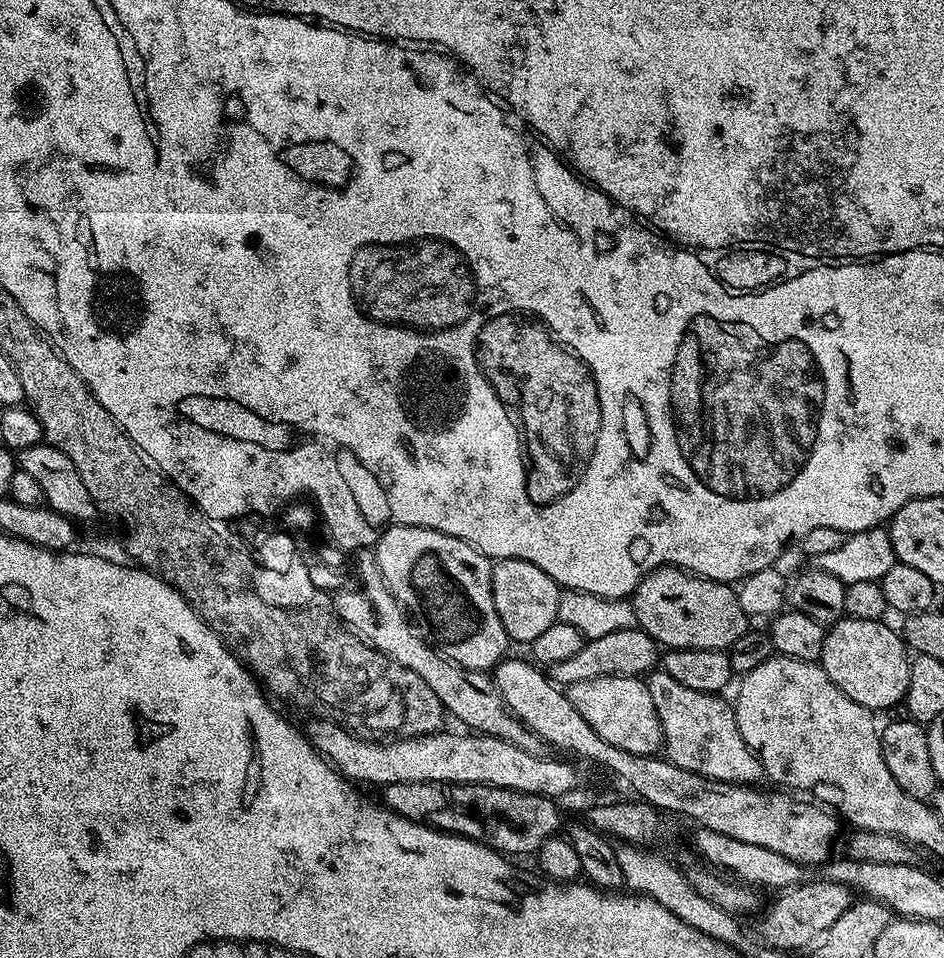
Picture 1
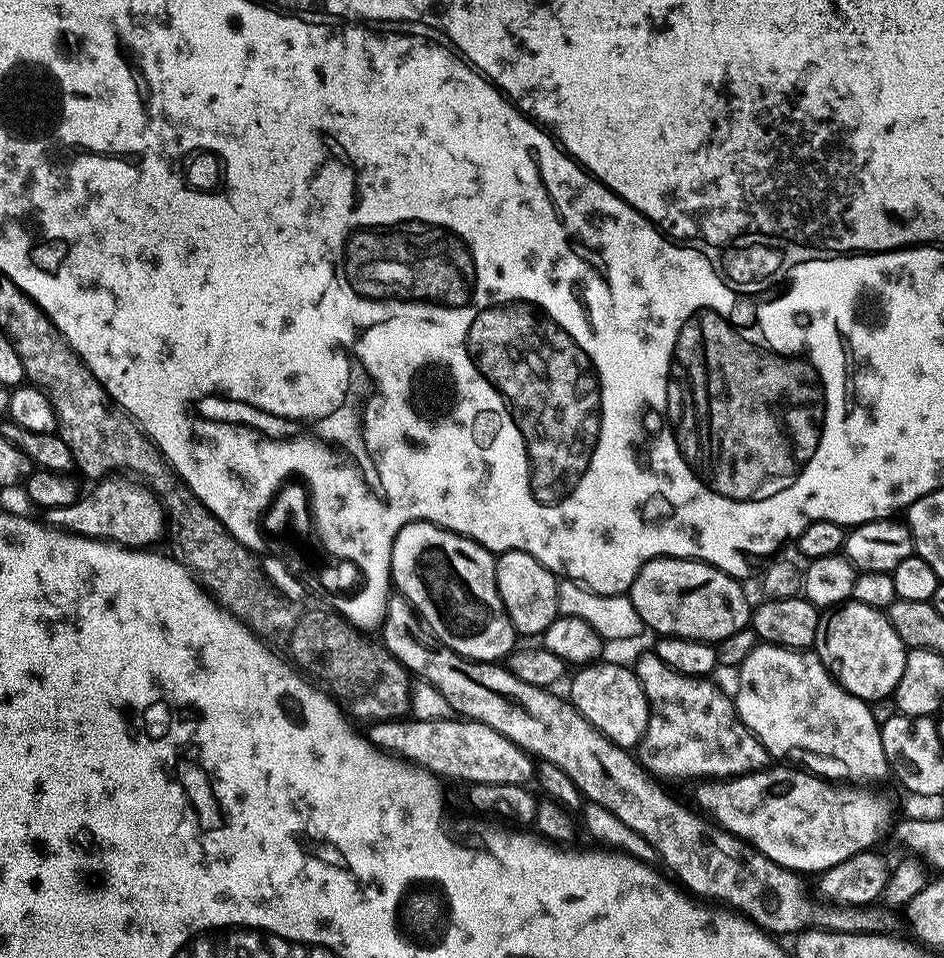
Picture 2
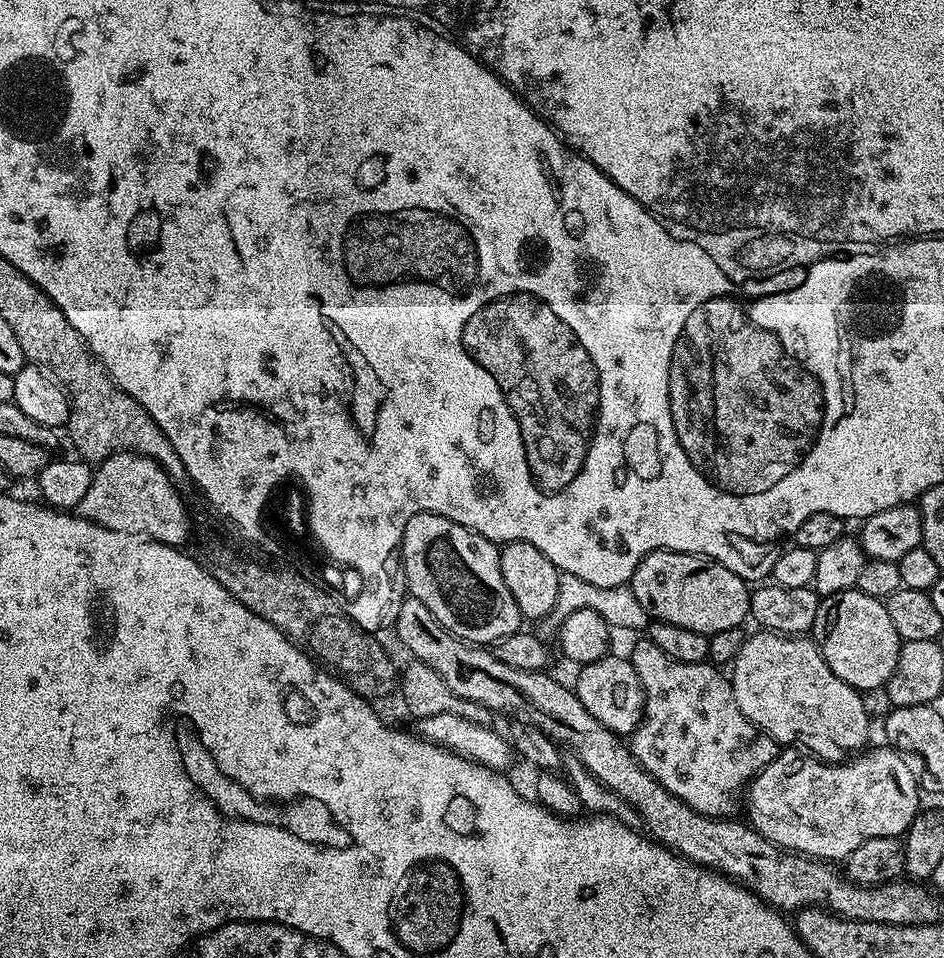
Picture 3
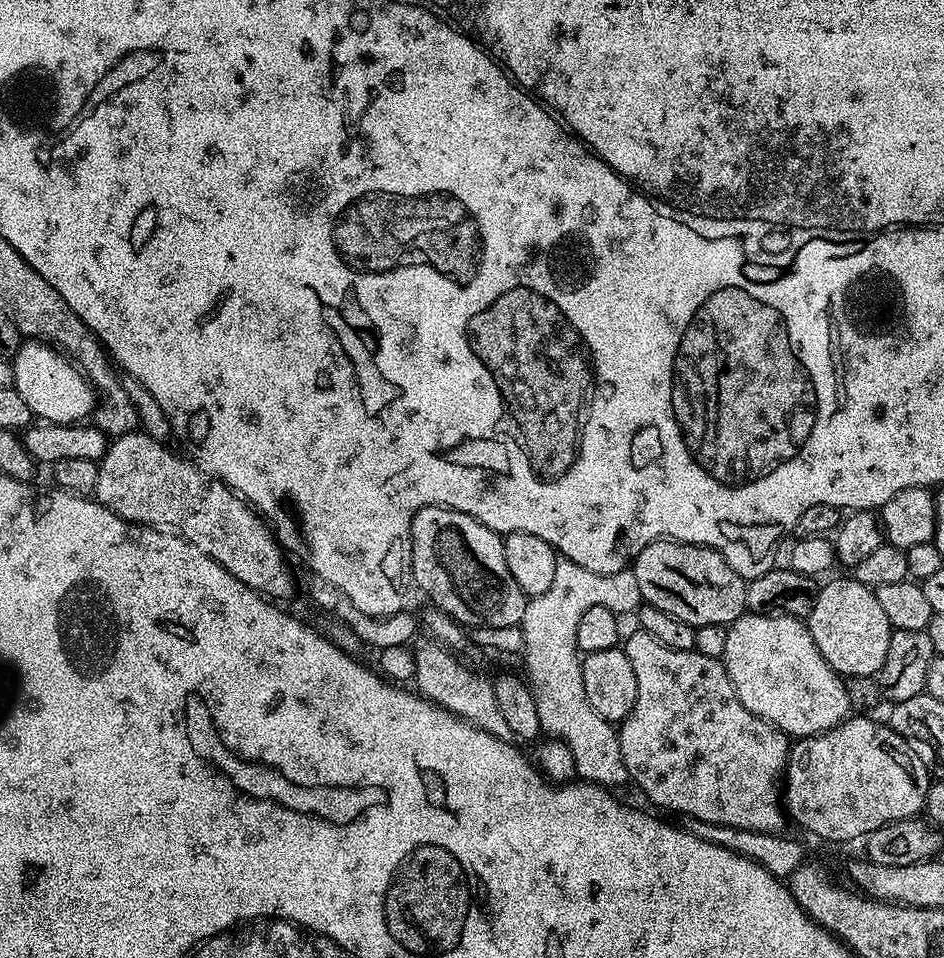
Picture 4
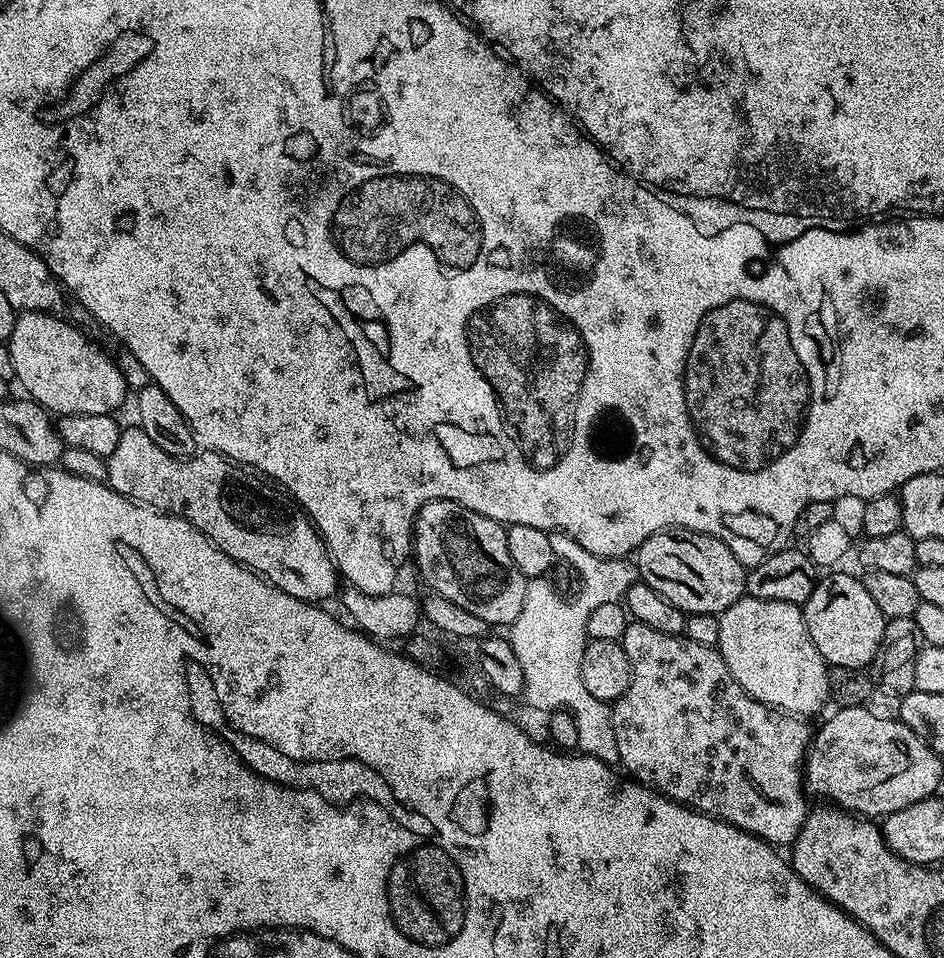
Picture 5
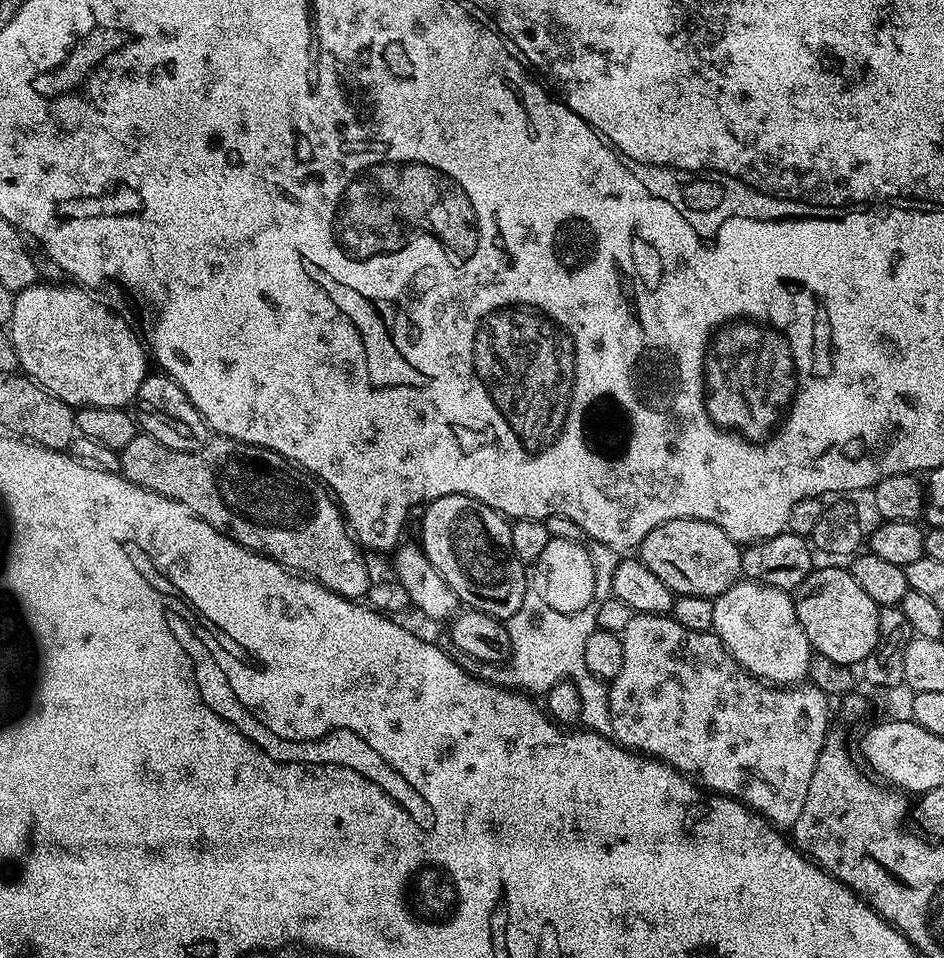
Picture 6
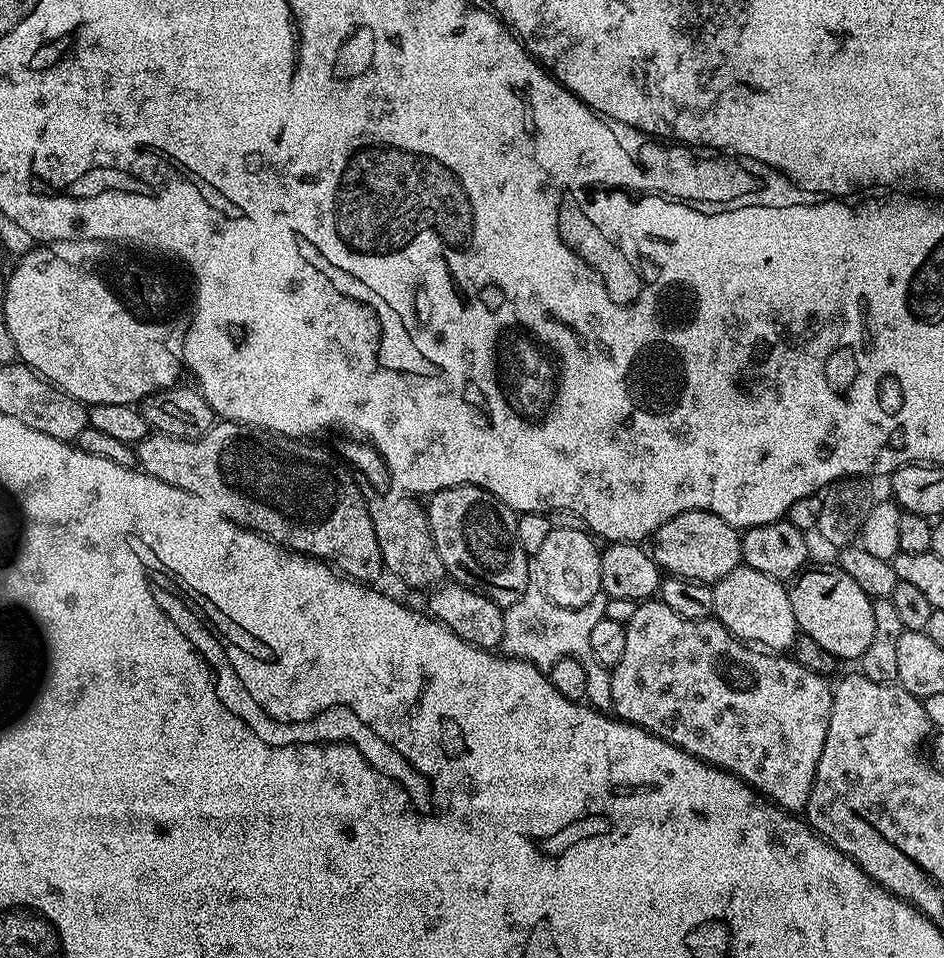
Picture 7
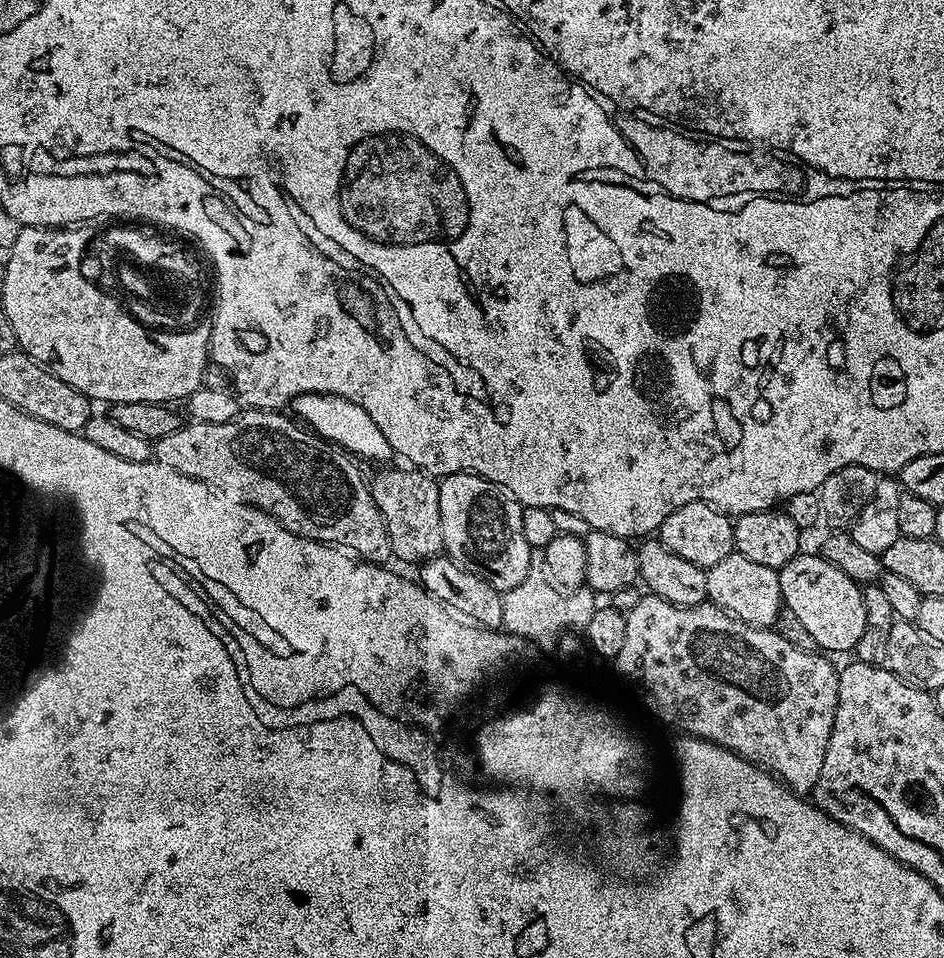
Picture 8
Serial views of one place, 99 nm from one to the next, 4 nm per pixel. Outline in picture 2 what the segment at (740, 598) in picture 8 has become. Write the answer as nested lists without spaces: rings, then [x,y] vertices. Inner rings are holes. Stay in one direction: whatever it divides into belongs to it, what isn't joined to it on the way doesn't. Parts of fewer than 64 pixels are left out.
[[[763,642],[757,643],[746,662],[738,669],[740,685],[734,691],[736,713],[740,721],[756,735],[758,742],[768,751],[769,757],[788,756],[791,752],[813,752],[816,756],[829,756],[844,764],[853,781],[889,779],[890,769],[886,762],[886,750],[882,750],[880,725],[874,722],[869,701],[850,694],[826,670],[815,651],[783,648]]]

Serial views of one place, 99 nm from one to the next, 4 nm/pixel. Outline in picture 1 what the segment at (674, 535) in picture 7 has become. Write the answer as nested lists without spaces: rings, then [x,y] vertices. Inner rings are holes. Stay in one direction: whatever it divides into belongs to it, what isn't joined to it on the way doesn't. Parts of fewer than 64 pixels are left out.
[[[655,568],[641,578],[630,603],[638,627],[665,649],[727,650],[750,628],[750,617],[739,605],[737,589],[731,583],[708,580],[683,568]]]

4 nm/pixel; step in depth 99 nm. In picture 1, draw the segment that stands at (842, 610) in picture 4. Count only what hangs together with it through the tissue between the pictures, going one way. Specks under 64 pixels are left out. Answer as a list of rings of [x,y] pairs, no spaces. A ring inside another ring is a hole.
[[[845,616],[831,625],[825,631],[818,663],[842,694],[873,710],[899,705],[908,692],[910,652],[903,635],[897,629],[895,632],[884,620]]]

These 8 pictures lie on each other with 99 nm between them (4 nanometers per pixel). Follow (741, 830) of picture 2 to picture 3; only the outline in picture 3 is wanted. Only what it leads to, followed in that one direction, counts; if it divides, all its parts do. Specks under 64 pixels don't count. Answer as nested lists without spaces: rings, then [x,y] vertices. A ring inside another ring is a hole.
[[[891,746],[883,747],[876,748],[873,752],[868,752],[869,750],[861,751],[859,754],[853,755],[856,756],[853,760],[844,760],[841,764],[827,764],[824,760],[811,760],[806,753],[799,752],[799,747],[785,747],[748,785],[746,789],[747,823],[751,824],[753,830],[758,834],[762,834],[762,838],[766,838],[771,844],[777,844],[780,848],[785,848],[787,852],[798,852],[801,856],[810,856],[817,860],[829,862],[847,861],[848,856],[854,854],[854,850],[858,850],[858,846],[862,846],[862,842],[870,842],[870,838],[903,837],[907,833],[908,827],[914,822],[916,813],[921,811],[920,796],[922,797],[922,784],[919,779],[916,781],[916,776],[912,773],[911,766],[904,761],[907,759],[901,753]]]

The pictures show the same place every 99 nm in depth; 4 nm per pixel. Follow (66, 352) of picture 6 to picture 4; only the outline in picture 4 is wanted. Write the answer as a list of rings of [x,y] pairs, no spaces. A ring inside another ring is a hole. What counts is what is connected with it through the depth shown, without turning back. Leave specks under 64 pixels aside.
[[[29,339],[21,343],[12,360],[12,382],[18,394],[22,394],[22,402],[30,406],[33,417],[49,424],[87,421],[98,403],[97,393],[83,372],[47,342]]]

